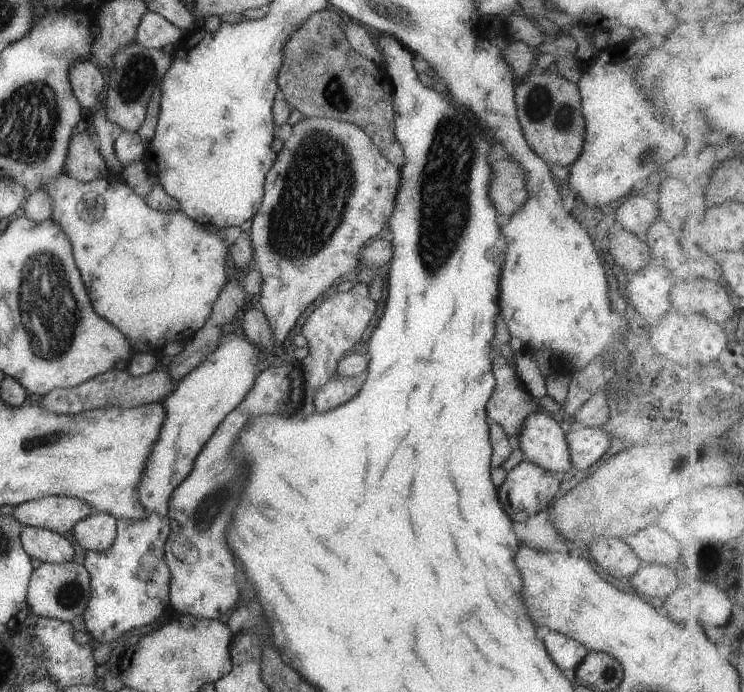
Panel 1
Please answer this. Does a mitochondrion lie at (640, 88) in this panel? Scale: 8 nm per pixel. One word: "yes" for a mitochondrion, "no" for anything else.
no

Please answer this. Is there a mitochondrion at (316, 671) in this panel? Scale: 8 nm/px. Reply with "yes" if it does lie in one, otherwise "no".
yes

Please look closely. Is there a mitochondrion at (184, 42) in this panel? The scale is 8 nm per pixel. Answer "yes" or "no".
no

